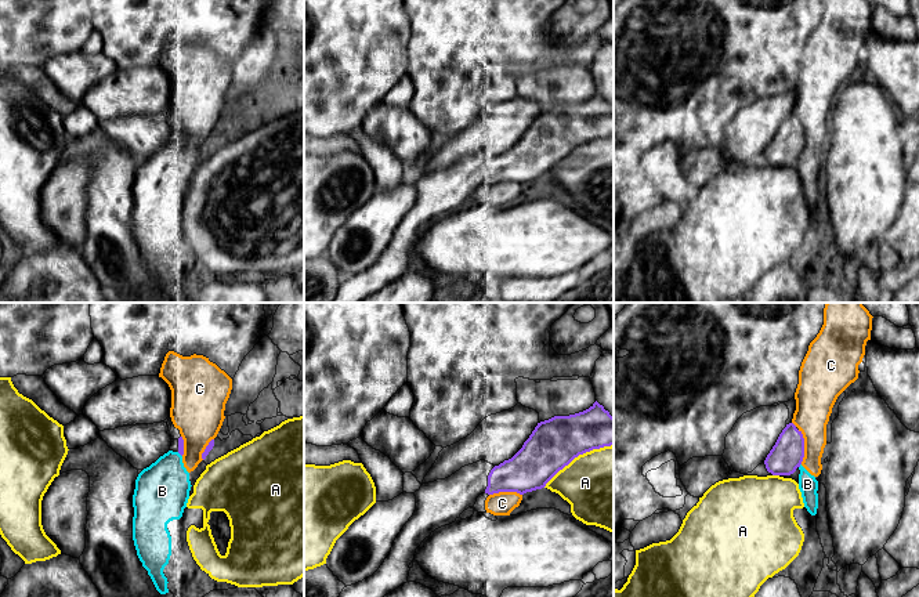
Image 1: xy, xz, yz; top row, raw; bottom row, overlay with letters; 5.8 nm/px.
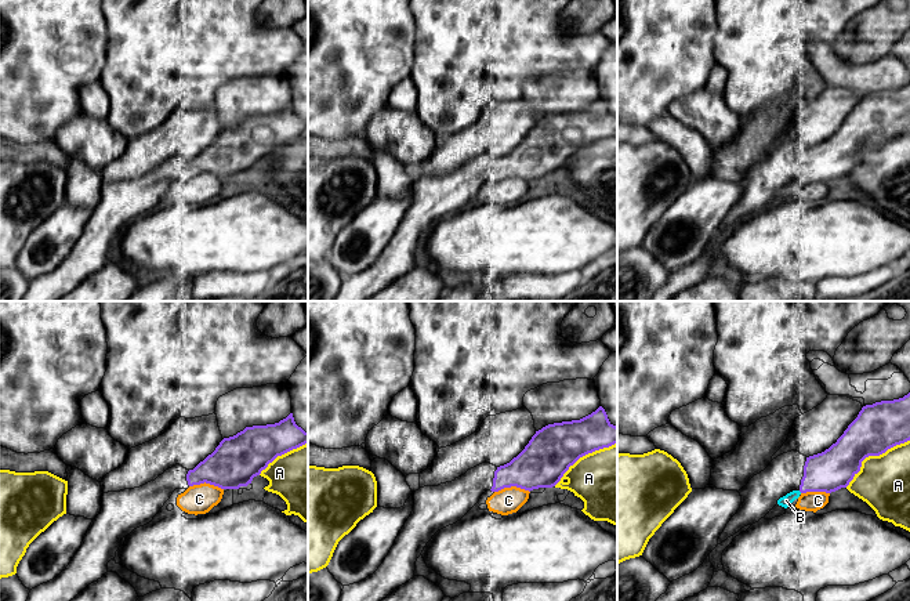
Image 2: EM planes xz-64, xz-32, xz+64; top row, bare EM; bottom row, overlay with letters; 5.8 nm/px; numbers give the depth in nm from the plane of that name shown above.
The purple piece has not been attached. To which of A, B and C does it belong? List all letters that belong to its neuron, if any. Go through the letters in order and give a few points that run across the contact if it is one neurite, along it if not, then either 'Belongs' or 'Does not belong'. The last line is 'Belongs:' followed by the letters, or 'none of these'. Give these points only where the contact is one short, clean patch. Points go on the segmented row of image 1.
A: Does not belong
B: Does not belong
C: Does not belong
Belongs: none of these

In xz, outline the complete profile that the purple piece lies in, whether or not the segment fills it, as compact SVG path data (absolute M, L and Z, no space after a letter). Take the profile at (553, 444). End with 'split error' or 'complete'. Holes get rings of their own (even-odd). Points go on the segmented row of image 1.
M597 401L586 410L554 416L538 423L522 448L509 460L493 466L485 460L462 467L445 480L423 484L416 496L416 510L395 538L390 554L369 578L343 589L339 597L384 597L408 582L409 565L415 561L416 549L435 529L455 522L460 514L473 507L481 493L517 492L524 495L542 489L575 457L614 445L614 417Z; split error

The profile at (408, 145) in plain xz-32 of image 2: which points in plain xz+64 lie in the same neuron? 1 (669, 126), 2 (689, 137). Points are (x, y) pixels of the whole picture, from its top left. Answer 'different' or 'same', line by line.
1: different
2: different

